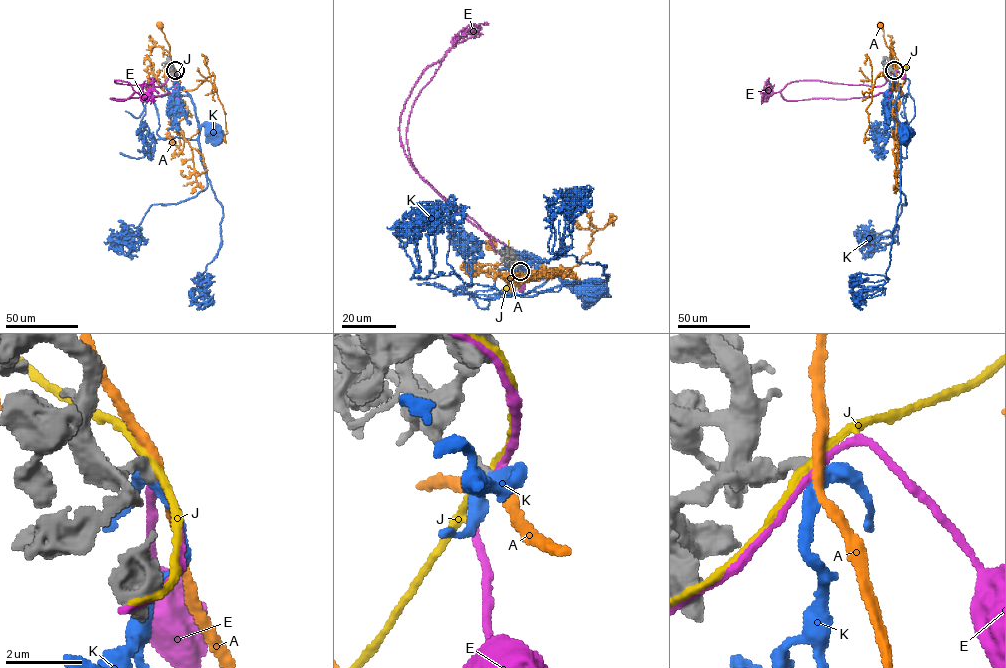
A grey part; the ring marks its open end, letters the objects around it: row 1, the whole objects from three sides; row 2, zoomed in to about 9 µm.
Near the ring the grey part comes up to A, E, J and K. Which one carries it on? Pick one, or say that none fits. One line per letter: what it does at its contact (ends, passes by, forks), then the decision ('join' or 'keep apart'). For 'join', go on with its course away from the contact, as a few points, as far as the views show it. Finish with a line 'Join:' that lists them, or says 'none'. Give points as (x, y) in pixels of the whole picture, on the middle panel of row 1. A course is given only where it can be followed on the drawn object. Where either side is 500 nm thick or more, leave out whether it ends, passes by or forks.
A: it passes by | keep apart
E: it passes by | keep apart
J: it passes by | keep apart
K: it passes by | join | via (519, 271), (502, 268), (491, 289), (468, 299), (486, 309), (490, 297), (589, 286)
Join: K

